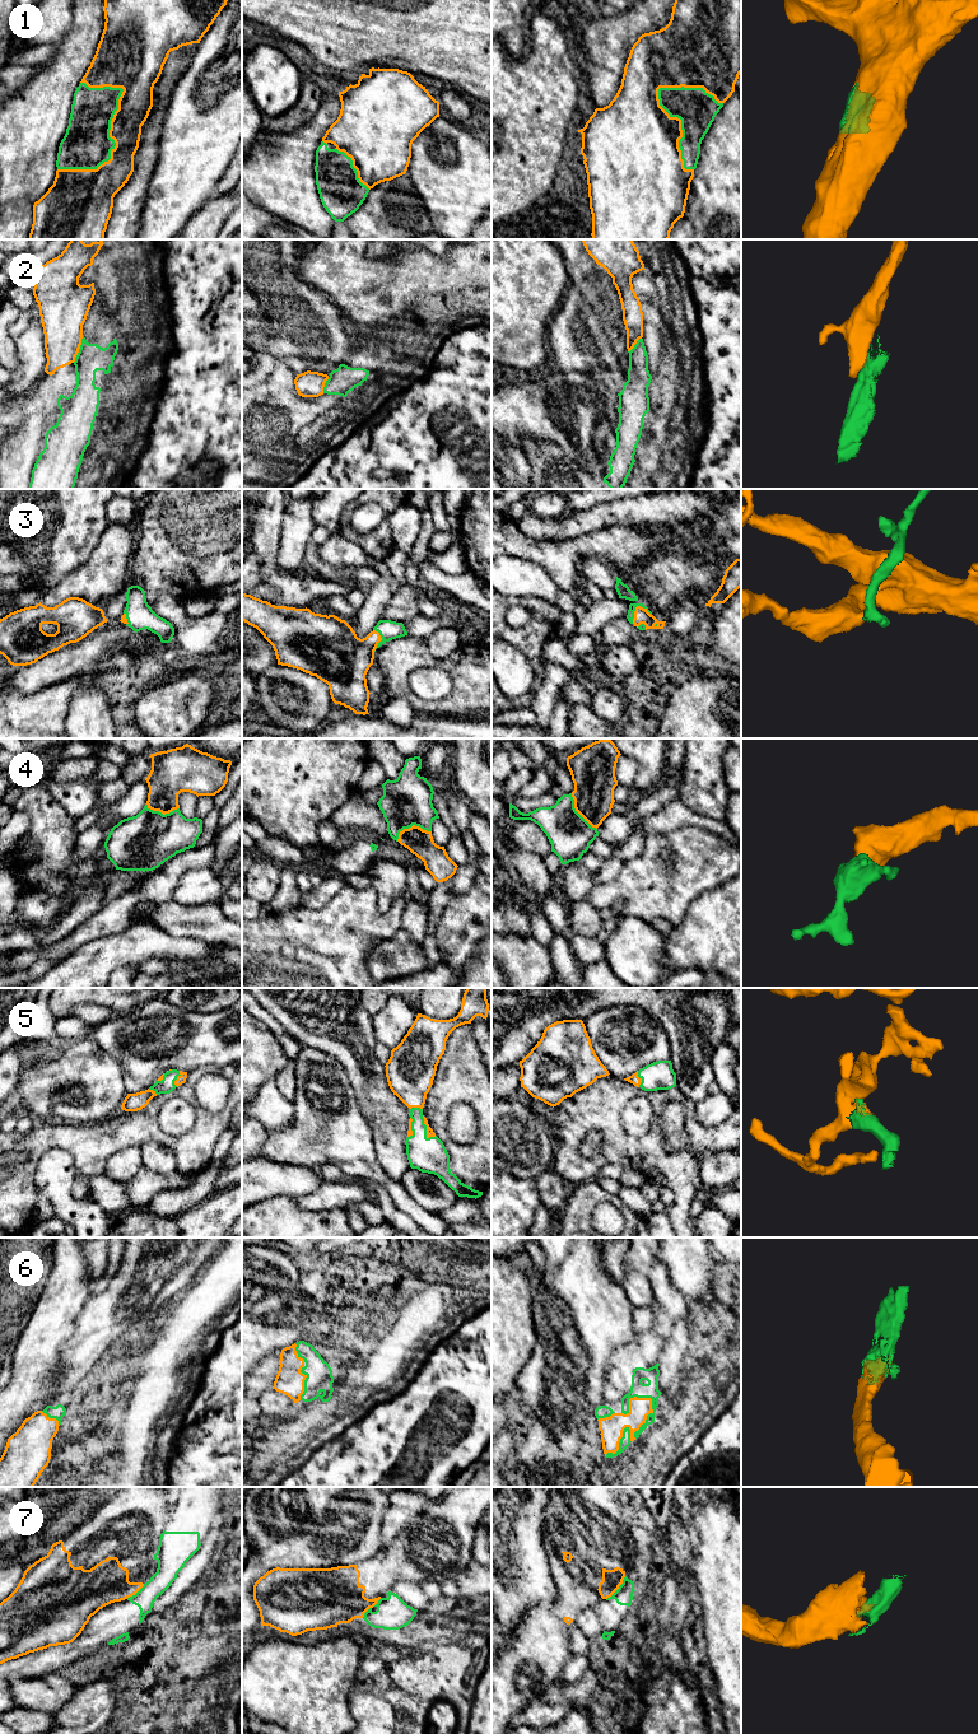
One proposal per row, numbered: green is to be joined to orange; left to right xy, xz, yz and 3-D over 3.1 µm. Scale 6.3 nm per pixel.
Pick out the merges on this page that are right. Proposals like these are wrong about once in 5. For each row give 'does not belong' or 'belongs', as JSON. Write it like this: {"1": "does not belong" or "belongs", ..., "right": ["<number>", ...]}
{"1": "belongs", "2": "does not belong", "3": "belongs", "4": "belongs", "5": "belongs", "6": "belongs", "7": "does not belong", "right": ["1", "3", "4", "5", "6"]}

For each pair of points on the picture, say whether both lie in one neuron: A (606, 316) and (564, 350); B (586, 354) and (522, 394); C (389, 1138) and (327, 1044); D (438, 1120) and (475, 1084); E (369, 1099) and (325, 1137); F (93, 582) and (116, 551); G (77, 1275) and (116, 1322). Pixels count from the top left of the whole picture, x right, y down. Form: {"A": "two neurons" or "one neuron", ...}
{"A": "one neuron", "B": "two neurons", "C": "one neuron", "D": "one neuron", "E": "two neurons", "F": "one neuron", "G": "two neurons"}

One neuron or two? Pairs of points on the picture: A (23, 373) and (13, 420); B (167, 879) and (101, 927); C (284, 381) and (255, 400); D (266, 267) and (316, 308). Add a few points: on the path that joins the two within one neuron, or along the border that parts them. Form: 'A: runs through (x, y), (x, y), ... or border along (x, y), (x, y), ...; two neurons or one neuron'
A: border along (36, 386), (32, 390); two neurons
B: runs through (150, 889), (129, 899), (117, 910); one neuron
C: runs through (276, 385), (262, 399); one neuron
D: runs through (275, 281), (302, 308); one neuron

